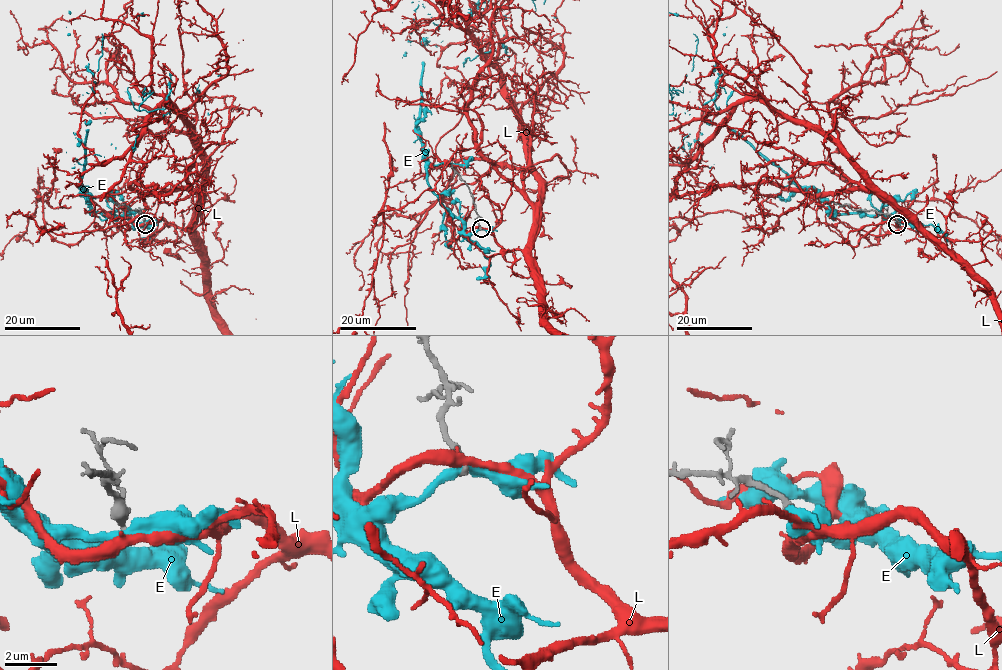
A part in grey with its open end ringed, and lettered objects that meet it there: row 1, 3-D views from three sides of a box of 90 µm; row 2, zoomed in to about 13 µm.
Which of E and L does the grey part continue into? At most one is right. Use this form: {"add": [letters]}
{"add": []}

